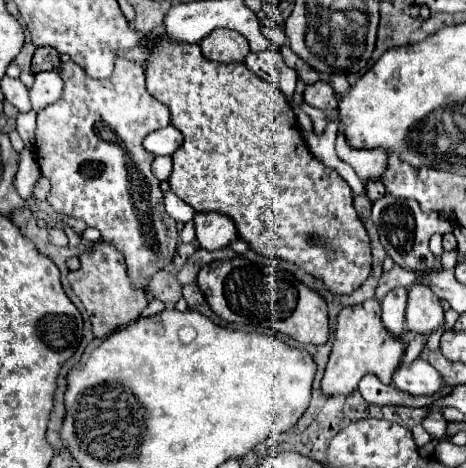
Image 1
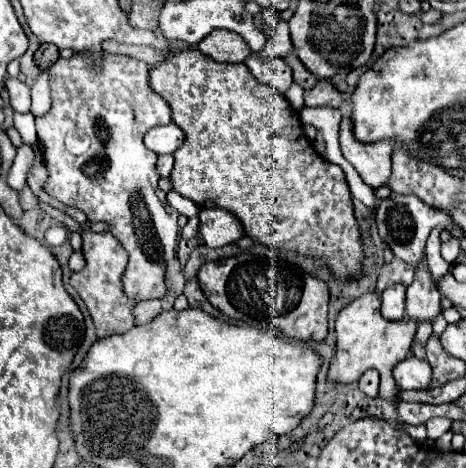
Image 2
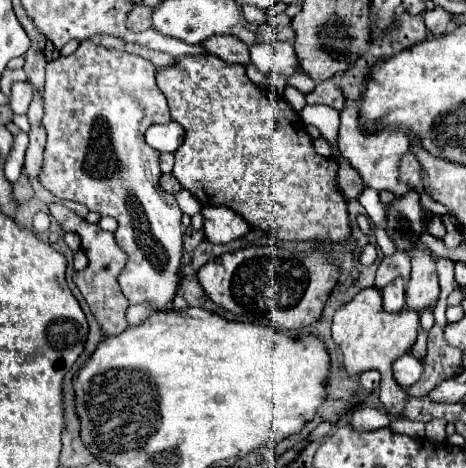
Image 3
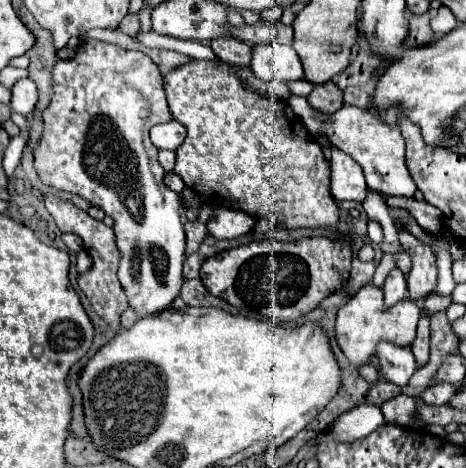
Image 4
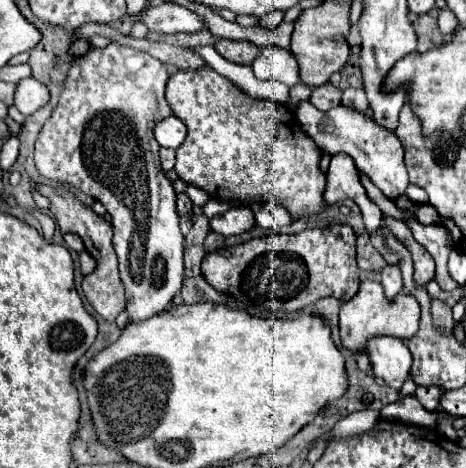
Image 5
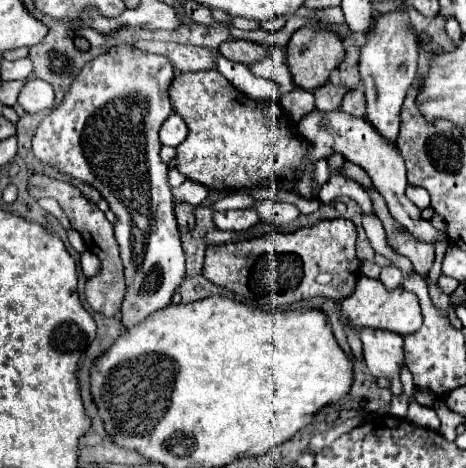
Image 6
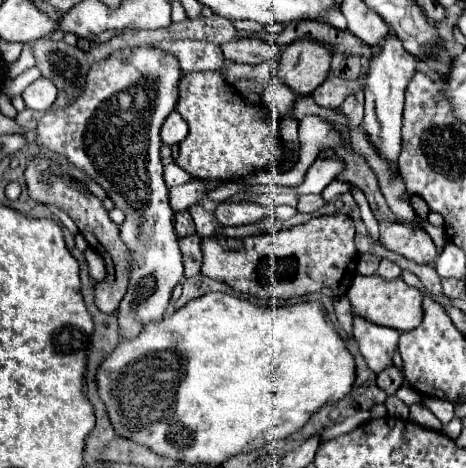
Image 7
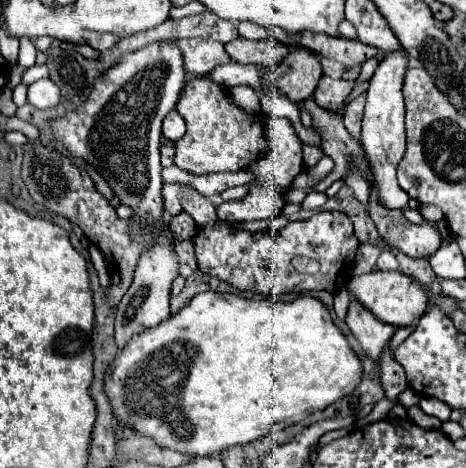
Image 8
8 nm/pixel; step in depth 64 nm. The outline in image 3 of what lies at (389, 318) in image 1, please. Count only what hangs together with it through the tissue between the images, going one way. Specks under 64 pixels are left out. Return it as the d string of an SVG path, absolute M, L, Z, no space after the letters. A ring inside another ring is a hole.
M396 278L394 282L390 282L384 290L382 290L382 298L384 298L384 310L386 312L398 312L402 310L406 304L406 286L404 286L404 280L402 278Z

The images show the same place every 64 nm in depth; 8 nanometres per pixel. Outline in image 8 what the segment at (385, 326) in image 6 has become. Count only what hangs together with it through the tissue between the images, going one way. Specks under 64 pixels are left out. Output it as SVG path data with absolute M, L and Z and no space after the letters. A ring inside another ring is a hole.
M374 270L364 276L356 276L348 284L348 292L358 298L370 312L374 312L382 322L388 322L392 326L404 326L410 324L414 318L420 318L428 306L428 296L418 280L404 272L382 272Z

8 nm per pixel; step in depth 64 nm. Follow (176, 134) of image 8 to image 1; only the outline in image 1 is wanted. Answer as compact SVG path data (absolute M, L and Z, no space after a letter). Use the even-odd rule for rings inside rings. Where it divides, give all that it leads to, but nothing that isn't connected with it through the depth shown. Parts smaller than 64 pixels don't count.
M168 124L166 128L154 130L144 138L144 148L156 156L174 154L174 150L182 144L182 132Z

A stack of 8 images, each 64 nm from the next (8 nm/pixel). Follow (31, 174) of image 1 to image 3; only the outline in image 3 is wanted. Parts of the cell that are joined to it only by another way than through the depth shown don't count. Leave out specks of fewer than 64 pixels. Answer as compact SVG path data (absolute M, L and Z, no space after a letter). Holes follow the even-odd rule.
M20 132L18 136L14 136L14 144L12 144L12 150L10 150L8 160L6 160L6 178L10 182L16 182L18 176L20 176L20 172L22 172L26 146L28 146L28 134Z

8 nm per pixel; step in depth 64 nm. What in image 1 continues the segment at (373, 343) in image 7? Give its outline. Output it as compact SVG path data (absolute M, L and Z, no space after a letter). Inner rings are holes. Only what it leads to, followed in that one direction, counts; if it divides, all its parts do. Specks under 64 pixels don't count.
M416 358L414 362L400 364L396 368L394 386L414 396L432 396L440 388L444 388L444 382L426 360Z

